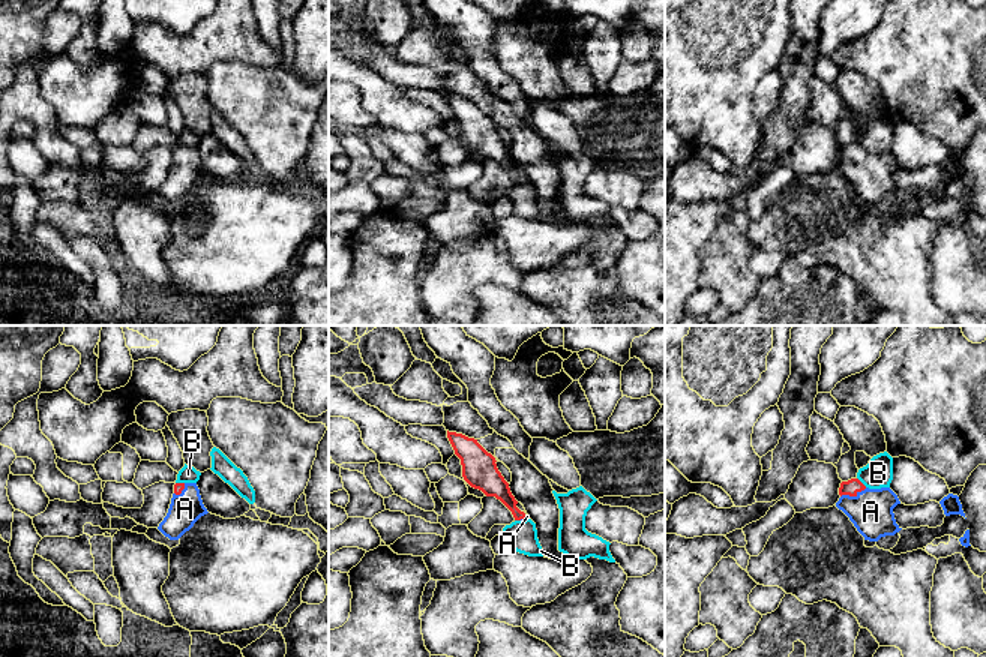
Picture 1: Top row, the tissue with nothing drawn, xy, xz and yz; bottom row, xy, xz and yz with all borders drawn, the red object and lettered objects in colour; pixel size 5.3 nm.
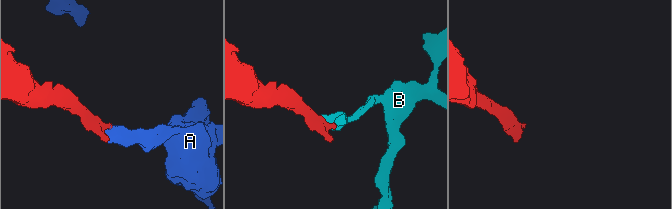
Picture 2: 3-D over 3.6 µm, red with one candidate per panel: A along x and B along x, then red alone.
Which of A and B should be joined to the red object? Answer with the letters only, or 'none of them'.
A

